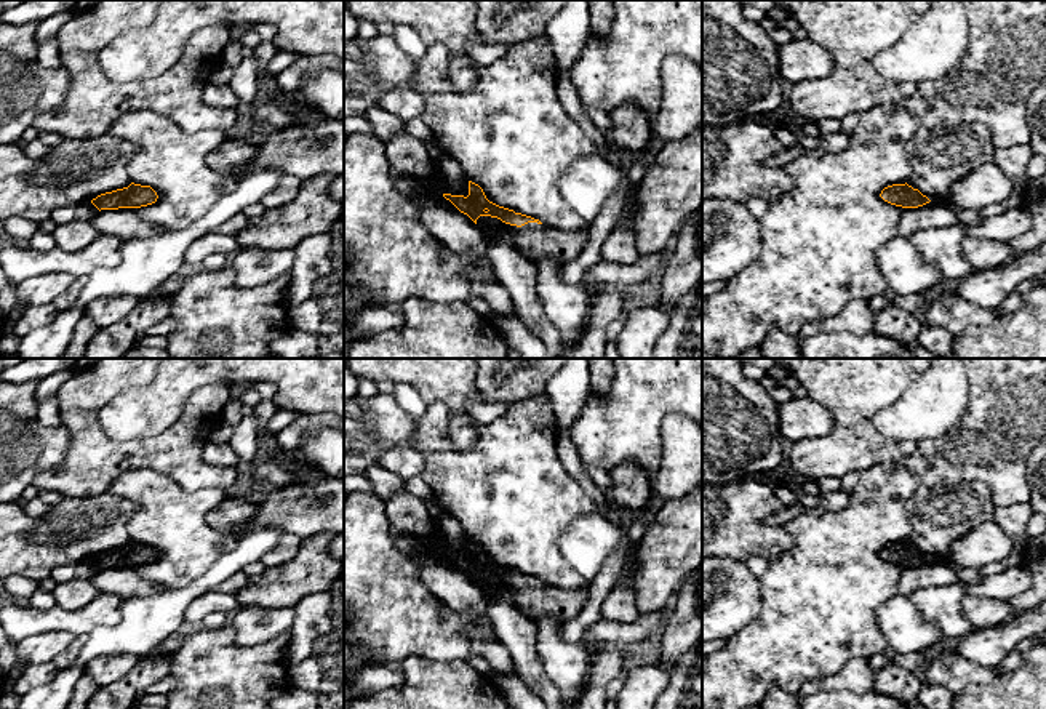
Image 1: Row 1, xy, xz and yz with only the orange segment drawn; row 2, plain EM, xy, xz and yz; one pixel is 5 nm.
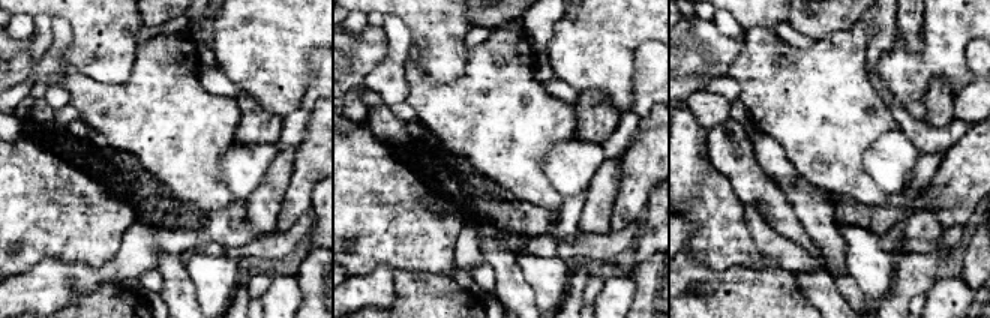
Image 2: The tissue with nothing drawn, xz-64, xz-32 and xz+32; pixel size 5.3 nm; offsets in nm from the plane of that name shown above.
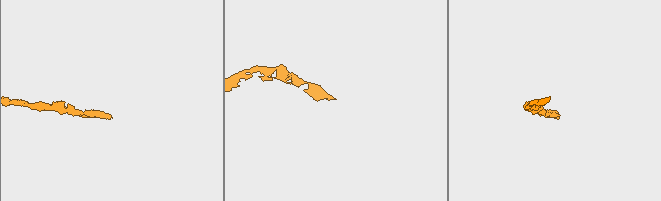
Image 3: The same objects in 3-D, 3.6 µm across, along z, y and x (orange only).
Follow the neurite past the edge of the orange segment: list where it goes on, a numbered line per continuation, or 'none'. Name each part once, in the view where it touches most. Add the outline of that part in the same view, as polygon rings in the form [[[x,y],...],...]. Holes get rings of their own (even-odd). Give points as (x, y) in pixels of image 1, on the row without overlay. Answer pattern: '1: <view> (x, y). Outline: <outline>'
1: xz (533, 599). Outline: [[[528,581],[521,586],[505,583],[504,586],[512,592],[515,607],[529,619],[549,616],[565,623],[576,618],[589,600],[589,581],[576,592],[537,581]]]

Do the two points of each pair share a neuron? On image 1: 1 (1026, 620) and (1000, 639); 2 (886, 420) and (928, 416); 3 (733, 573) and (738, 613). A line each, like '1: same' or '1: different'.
1: same
2: same
3: same

